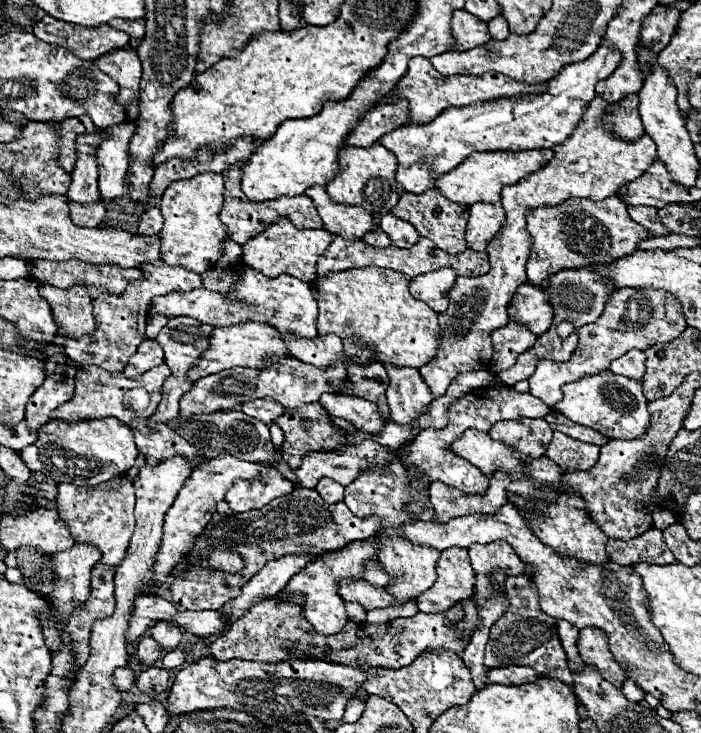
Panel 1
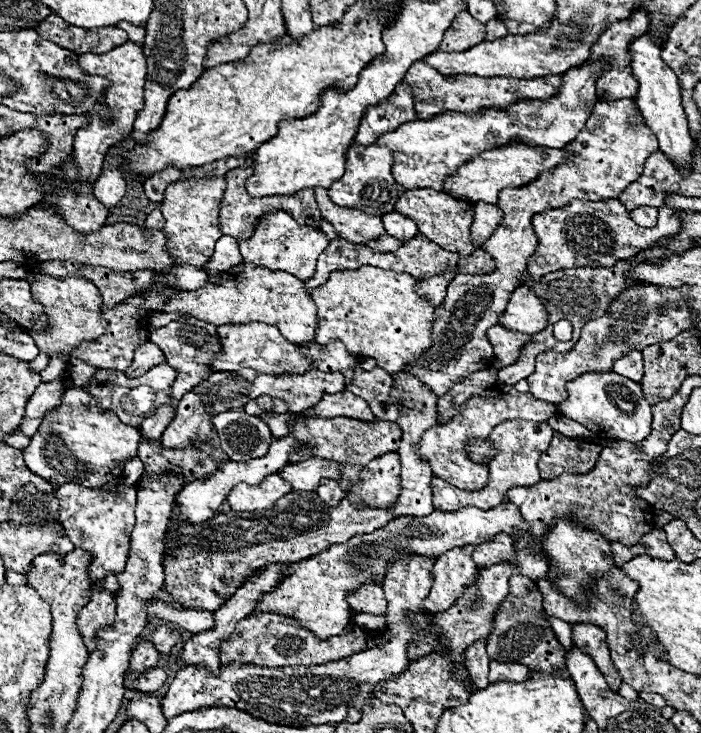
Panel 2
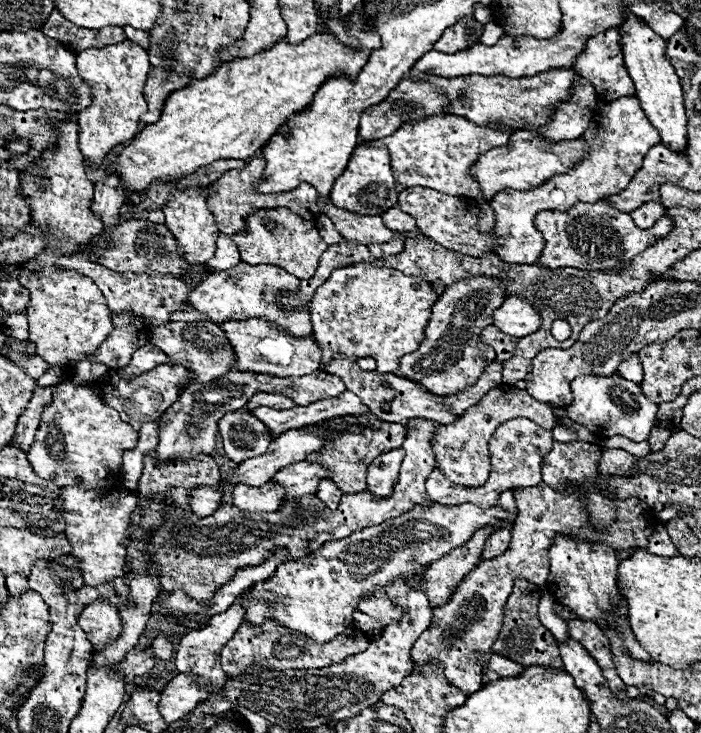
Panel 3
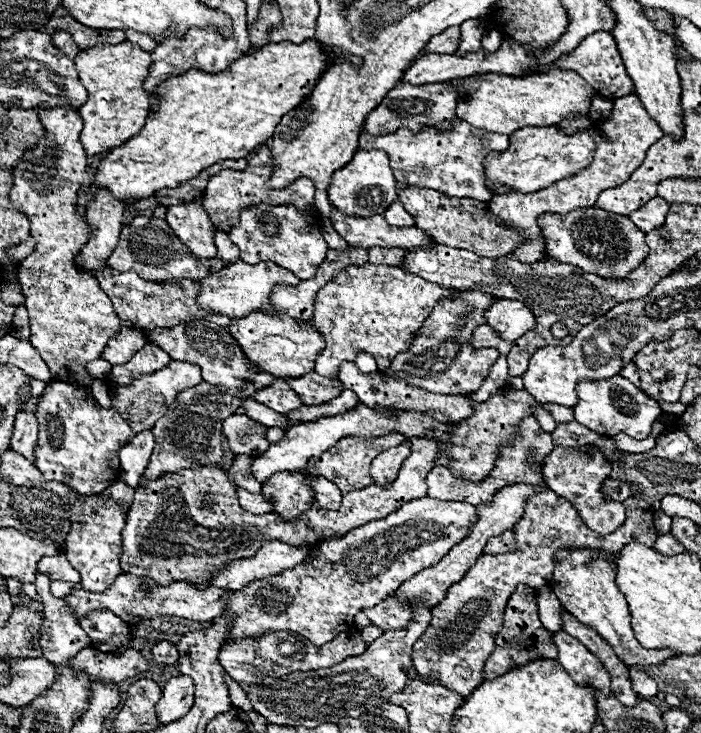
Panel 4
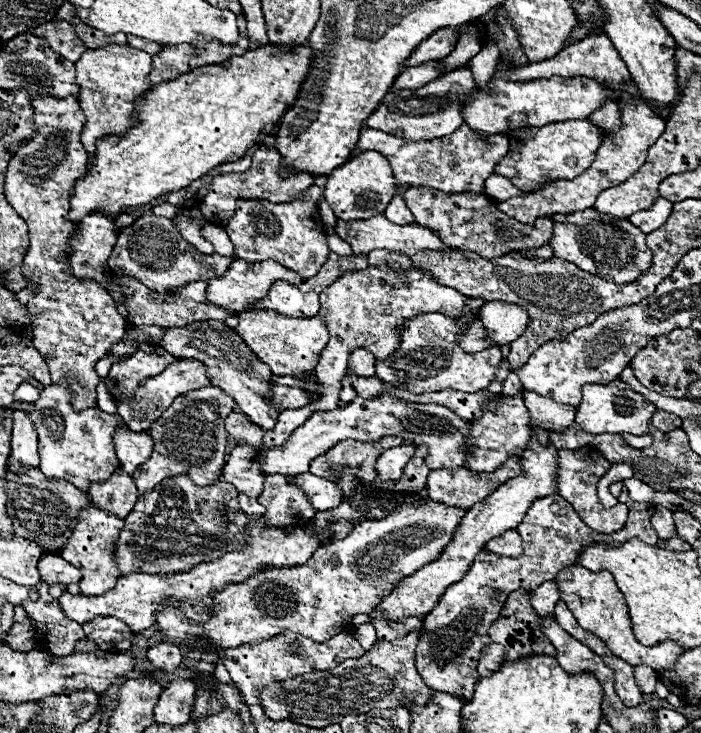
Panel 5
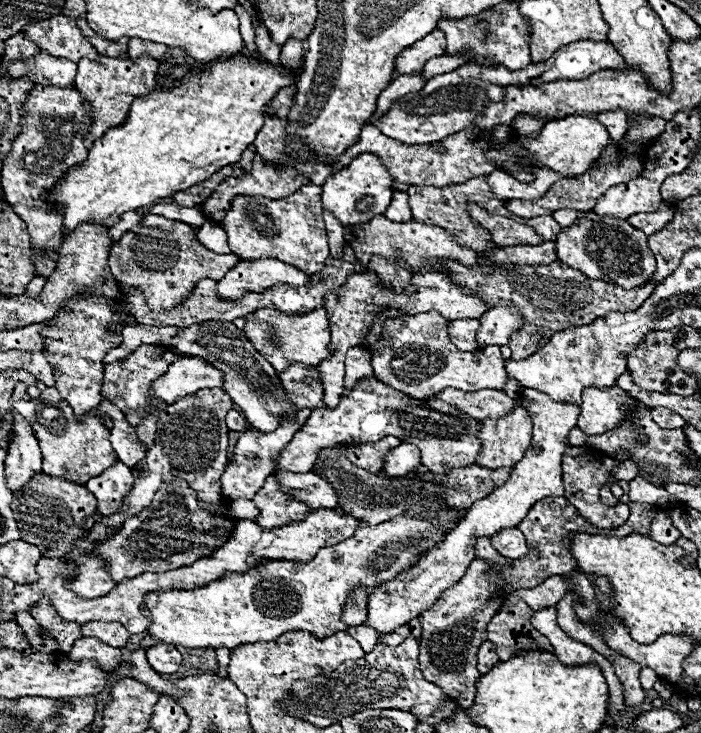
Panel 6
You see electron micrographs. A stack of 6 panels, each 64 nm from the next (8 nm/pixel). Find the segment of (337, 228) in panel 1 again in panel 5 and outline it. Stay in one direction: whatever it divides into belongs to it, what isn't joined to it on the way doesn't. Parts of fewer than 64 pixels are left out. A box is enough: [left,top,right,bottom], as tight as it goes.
[338,214,446,258]

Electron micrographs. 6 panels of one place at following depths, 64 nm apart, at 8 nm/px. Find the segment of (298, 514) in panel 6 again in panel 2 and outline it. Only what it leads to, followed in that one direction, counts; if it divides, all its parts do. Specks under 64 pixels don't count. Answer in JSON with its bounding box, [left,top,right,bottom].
[280,458,338,492]

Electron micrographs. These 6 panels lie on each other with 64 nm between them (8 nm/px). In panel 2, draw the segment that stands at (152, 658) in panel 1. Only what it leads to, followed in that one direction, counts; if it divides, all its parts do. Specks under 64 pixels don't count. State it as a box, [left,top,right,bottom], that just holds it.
[130,642,160,674]

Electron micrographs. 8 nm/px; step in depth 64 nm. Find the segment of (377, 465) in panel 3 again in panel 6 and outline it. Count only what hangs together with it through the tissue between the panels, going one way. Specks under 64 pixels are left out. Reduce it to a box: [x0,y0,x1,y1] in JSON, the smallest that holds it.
[382,442,420,476]

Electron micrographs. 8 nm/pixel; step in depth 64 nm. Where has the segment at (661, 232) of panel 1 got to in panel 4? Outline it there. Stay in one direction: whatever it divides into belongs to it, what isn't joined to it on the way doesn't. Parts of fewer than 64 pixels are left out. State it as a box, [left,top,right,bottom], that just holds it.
[630,196,670,232]

